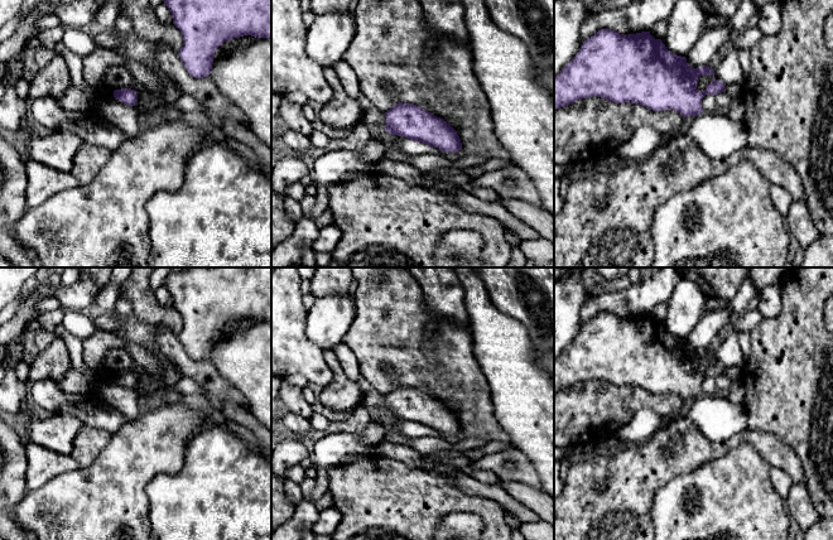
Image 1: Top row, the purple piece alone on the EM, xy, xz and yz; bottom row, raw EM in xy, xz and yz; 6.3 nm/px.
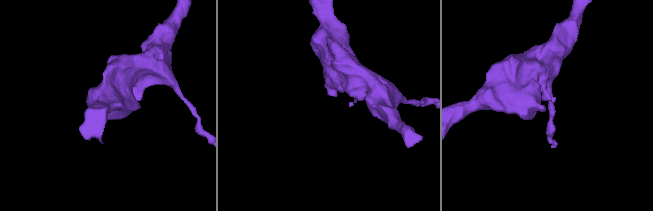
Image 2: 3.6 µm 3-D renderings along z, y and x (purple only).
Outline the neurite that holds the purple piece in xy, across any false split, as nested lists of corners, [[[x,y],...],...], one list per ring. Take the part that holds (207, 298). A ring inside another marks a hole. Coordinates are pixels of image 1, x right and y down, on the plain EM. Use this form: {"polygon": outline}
{"polygon": [[[189,267],[170,271],[164,286],[183,318],[178,337],[196,361],[211,357],[213,337],[226,323],[244,318],[271,322],[271,267]]]}

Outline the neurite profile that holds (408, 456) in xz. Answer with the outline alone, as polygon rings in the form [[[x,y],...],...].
[[[384,439],[377,447],[377,455],[400,461],[411,469],[424,469],[423,455],[404,444],[391,443]]]

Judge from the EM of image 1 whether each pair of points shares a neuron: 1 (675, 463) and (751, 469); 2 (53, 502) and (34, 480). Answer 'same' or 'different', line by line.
1: different
2: different

